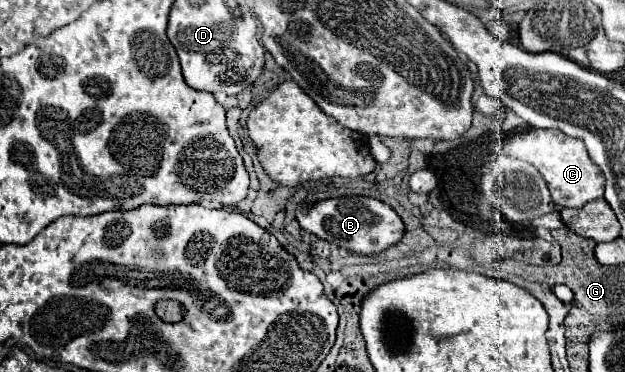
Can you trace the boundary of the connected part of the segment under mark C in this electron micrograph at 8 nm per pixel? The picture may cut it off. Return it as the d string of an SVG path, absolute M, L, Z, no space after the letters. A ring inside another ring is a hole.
M523 129L523 131L511 133L509 139L501 145L501 149L509 157L525 159L527 163L537 167L557 207L583 207L585 203L603 197L605 177L601 169L591 161L583 141L579 139L567 137L557 129Z

